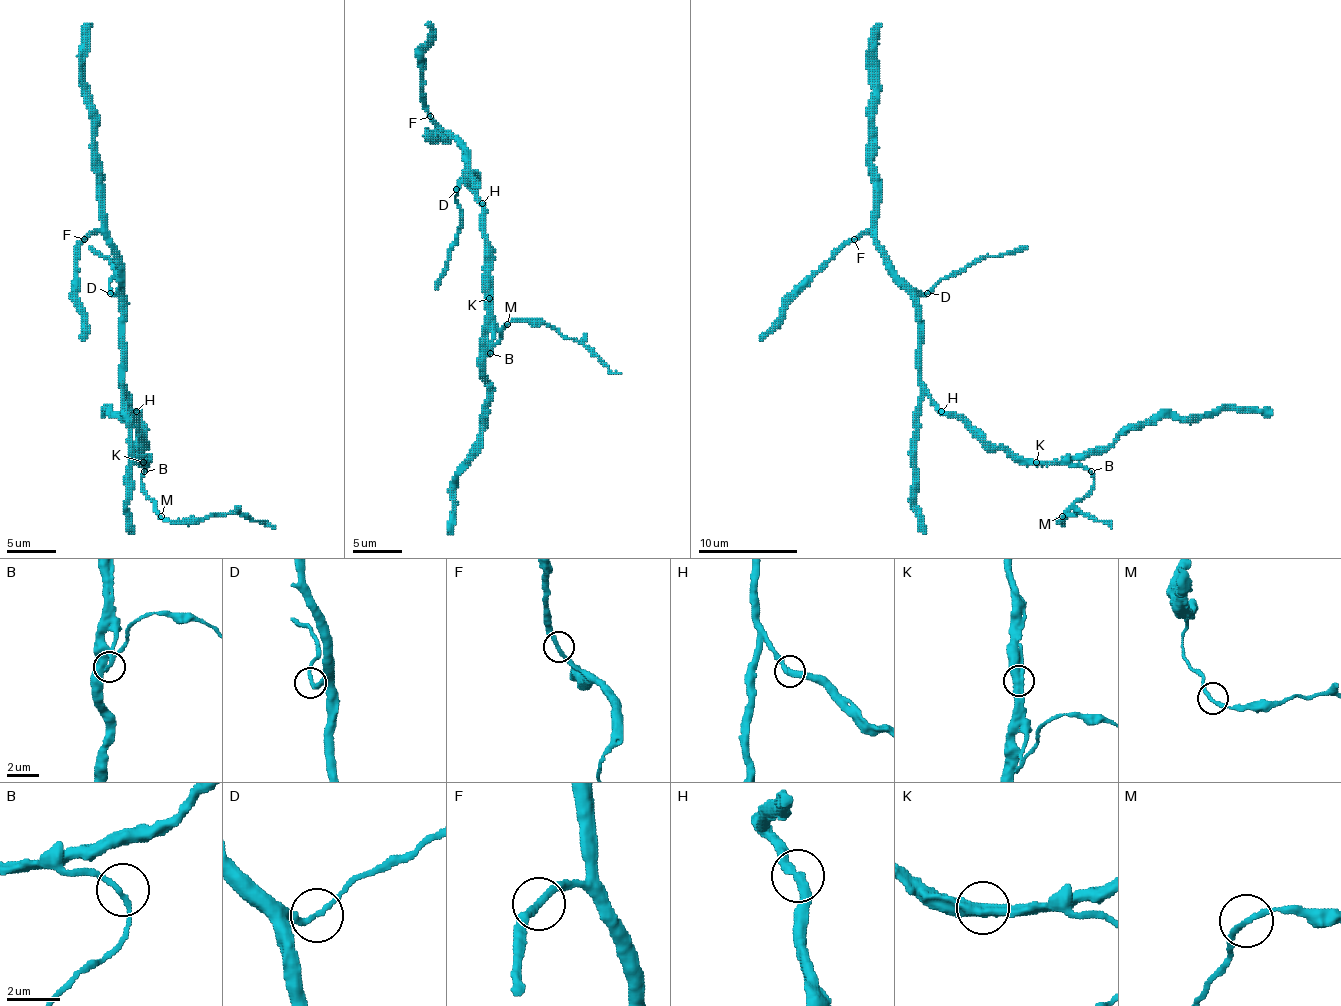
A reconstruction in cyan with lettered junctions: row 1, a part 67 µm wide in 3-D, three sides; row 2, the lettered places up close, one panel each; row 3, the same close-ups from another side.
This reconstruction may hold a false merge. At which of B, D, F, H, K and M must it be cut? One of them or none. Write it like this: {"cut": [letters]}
{"cut": []}

